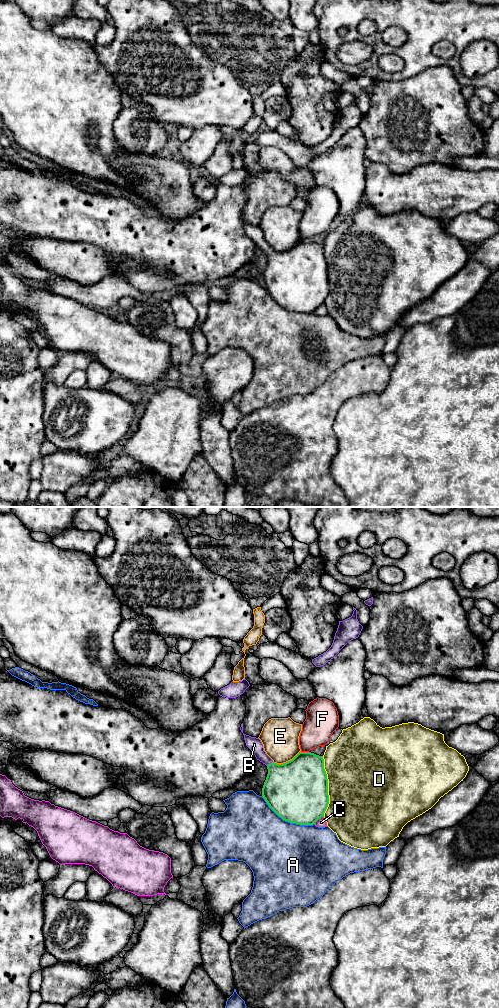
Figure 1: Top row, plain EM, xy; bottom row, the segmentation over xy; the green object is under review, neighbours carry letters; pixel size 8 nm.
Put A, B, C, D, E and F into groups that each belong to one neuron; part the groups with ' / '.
A / B / C / D / E / F

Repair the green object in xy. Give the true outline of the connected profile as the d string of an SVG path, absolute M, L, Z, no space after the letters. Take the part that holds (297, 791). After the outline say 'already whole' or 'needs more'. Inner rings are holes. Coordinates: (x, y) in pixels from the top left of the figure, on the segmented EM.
M244 734L246 746L267 766L262 796L283 820L313 825L329 804L328 779L323 756L299 752L292 760L277 764L266 754L259 738Z; needs more

